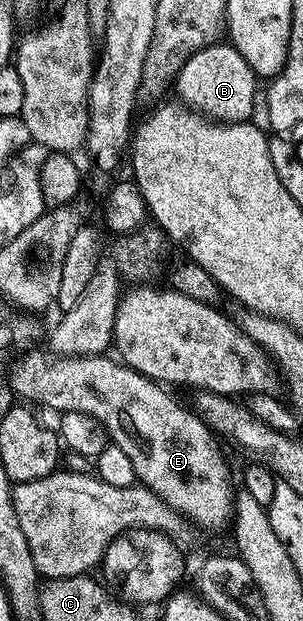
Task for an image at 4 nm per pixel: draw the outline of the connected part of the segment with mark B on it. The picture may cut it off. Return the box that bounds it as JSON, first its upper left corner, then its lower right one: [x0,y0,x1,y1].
[176,42,256,124]

